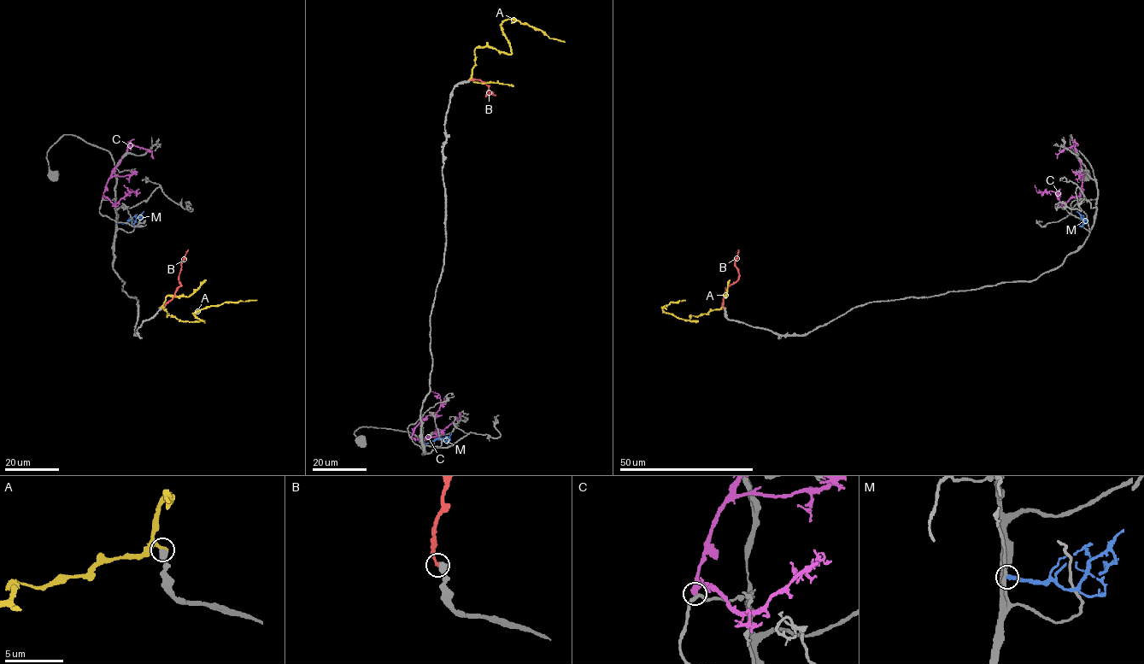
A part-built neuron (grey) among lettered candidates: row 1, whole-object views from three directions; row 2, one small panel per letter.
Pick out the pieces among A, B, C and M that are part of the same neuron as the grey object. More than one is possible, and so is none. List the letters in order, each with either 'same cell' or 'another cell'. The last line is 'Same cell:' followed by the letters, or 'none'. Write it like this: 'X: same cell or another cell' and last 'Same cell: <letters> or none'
A: another cell
B: same cell
C: another cell
M: another cell
Same cell: B

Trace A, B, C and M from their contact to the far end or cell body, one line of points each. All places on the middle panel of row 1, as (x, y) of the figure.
A: (468, 81), (476, 48), (511, 53), (510, 43), (501, 26), (506, 20), (528, 24), (550, 38), (565, 42)
B: (470, 80), (483, 81), (488, 86), (486, 95), (489, 91), (495, 95)
C: (410, 437), (426, 437), (445, 429), (461, 414)
M: (425, 444), (437, 438), (442, 440), (451, 433)

